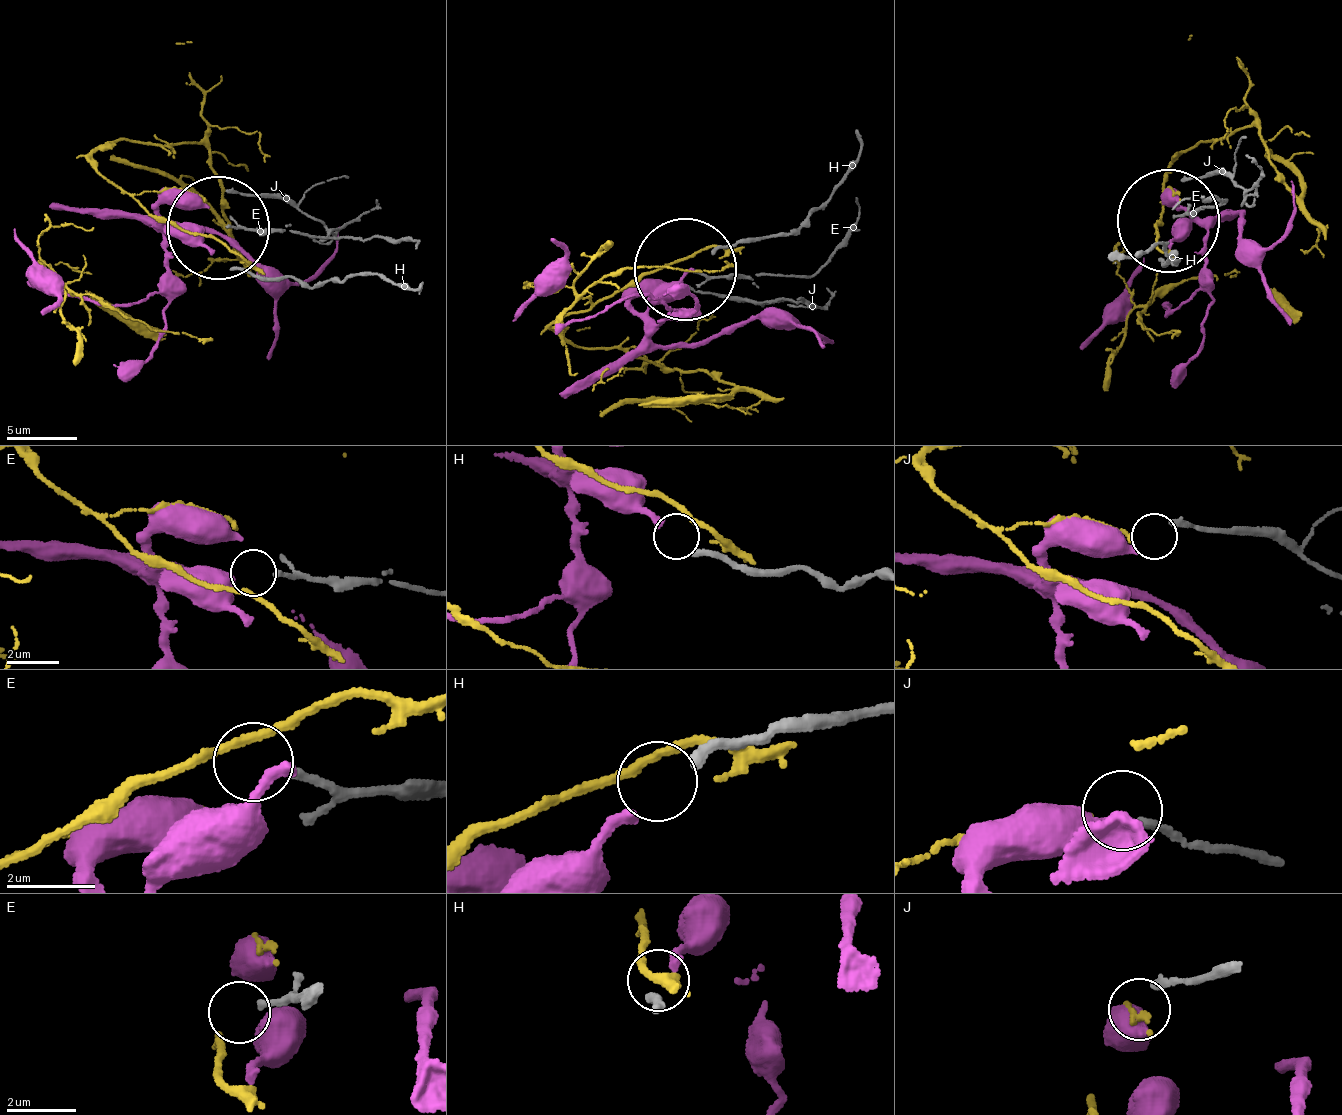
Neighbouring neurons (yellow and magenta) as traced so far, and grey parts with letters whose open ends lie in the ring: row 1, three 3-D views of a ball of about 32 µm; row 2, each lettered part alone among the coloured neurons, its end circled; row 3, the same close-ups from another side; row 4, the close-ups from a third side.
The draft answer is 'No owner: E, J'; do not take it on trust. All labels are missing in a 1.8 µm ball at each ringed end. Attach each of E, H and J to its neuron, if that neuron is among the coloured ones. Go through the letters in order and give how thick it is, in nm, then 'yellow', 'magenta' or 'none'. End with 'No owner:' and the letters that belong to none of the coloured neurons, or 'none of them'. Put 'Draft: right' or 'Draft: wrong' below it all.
E: 160 nm thick; none
H: 260 nm thick; magenta
J: 180 nm thick; none
No owner: E, J
Draft: right

